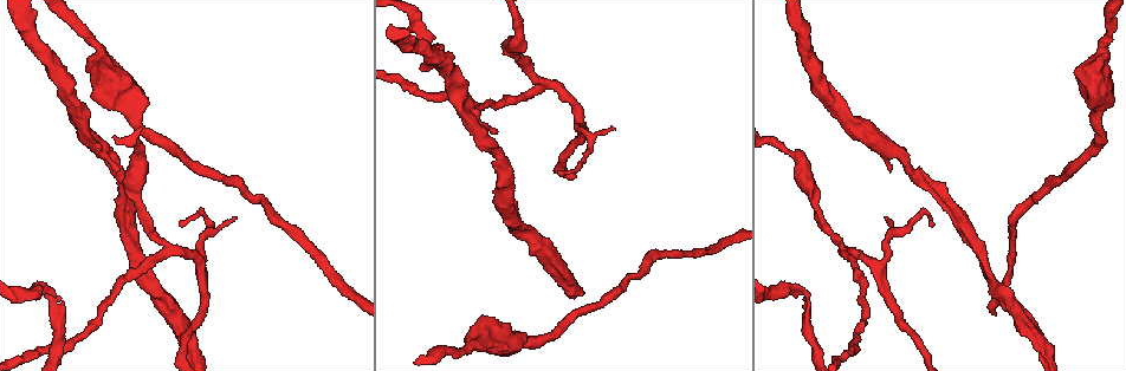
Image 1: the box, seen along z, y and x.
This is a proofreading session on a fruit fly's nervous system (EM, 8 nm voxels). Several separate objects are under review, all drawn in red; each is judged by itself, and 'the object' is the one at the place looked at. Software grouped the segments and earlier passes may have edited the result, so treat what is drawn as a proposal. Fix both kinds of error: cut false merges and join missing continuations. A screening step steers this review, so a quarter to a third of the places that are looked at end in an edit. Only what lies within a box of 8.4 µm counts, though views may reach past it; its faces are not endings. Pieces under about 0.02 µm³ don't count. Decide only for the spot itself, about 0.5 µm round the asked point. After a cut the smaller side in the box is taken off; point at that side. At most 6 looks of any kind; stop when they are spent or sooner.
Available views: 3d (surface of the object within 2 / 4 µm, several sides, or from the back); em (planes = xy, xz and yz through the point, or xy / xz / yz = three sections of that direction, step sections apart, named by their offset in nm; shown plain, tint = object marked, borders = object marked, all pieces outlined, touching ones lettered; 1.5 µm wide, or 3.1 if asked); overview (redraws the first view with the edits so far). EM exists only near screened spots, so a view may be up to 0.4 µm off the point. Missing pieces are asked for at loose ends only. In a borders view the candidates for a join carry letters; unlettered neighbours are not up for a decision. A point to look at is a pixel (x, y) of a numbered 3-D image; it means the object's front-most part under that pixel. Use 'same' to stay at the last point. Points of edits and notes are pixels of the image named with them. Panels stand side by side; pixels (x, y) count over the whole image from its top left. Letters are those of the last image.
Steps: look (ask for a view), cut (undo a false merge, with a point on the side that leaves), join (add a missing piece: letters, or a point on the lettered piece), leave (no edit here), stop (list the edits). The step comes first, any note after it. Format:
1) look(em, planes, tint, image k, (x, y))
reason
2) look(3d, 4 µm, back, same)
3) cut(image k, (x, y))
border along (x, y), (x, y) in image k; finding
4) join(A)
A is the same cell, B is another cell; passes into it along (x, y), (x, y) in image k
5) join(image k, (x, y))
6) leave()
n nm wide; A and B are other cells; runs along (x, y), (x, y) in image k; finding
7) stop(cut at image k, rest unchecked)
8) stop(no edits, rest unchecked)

look(3d, 2 µm, image 1, (179, 226))
free end

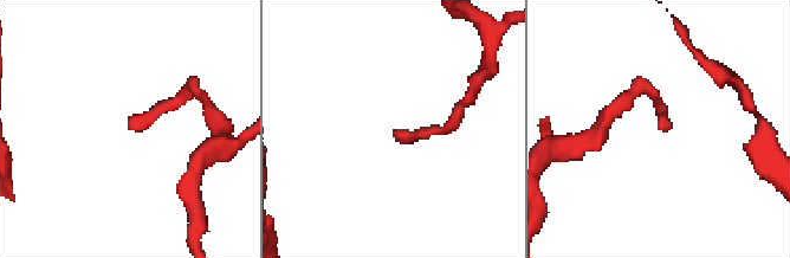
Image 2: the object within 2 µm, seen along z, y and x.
look(em, planes, plain, image 2, (393, 131))
now the EM

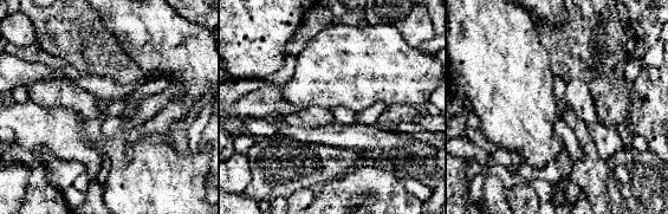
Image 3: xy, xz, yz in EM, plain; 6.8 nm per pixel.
look(em, planes, borders, same)

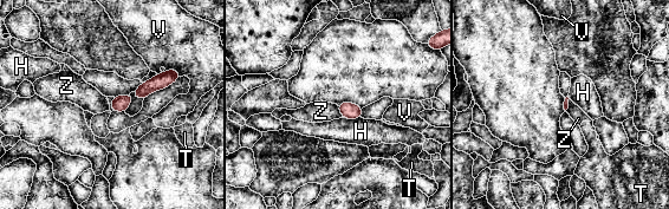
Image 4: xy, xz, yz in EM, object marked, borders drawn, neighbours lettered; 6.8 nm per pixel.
leave()
H, T, V and Z are other cells; no lettered piece goes on from it

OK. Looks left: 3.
look(3d, 4 µm, image 1, (130, 102))
calibre changes

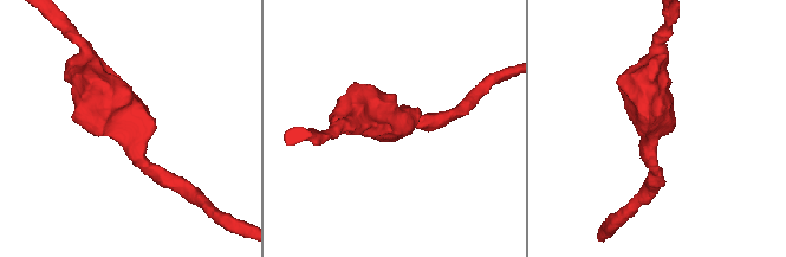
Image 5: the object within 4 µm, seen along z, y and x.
look(em, yz, step 4, tint, image 5, (398, 123))
arms of 220, 650 nm

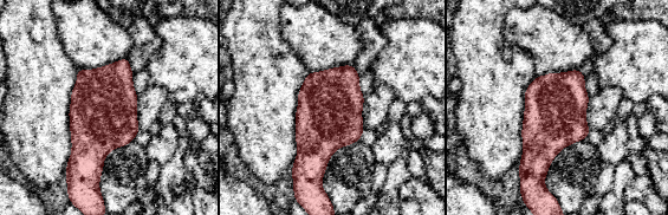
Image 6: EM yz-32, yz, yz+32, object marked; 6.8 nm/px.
look(em, planes, borders, same)

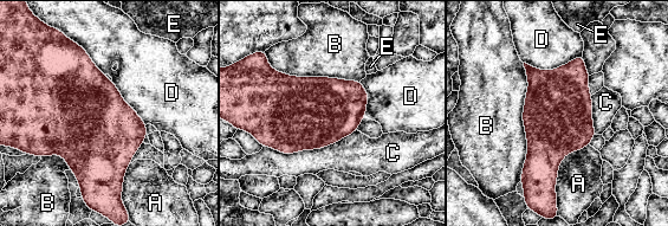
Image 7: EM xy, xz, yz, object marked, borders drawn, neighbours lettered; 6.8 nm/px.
leave()
460 nm wide; A, B, C, D and E are other cells; border along (356, 129), (319, 148), (263, 147) in image 7; one neuron here

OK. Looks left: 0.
stop(no edits, rest unchecked)

